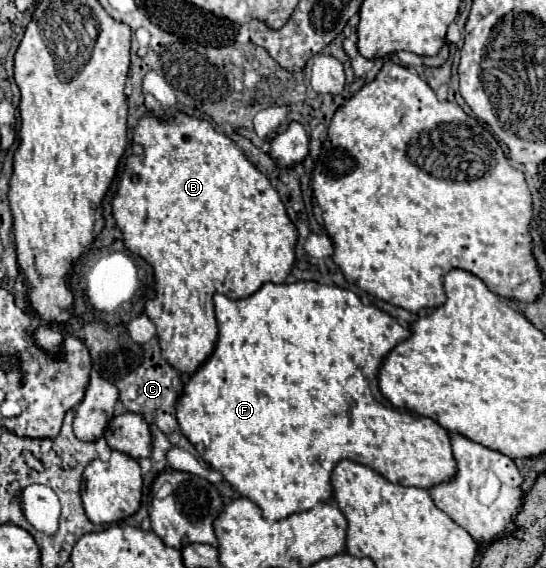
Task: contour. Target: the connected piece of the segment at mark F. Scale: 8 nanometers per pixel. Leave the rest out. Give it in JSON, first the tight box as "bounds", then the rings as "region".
{"bounds":[177,282,457,522],"region":[[[267,282],[263,284],[255,294],[241,298],[241,300],[229,300],[227,296],[217,294],[215,296],[215,314],[217,314],[217,324],[219,324],[219,340],[215,346],[213,356],[191,376],[189,384],[185,384],[183,394],[177,402],[177,420],[181,426],[181,432],[191,440],[191,444],[197,448],[201,458],[211,464],[213,470],[221,472],[223,478],[245,498],[255,502],[263,510],[263,518],[269,522],[283,520],[291,514],[311,510],[317,504],[329,502],[333,498],[333,488],[331,488],[331,470],[341,462],[341,460],[353,460],[359,464],[369,466],[371,470],[379,472],[393,484],[401,486],[415,486],[415,488],[433,488],[437,482],[449,482],[453,474],[457,472],[457,462],[453,462],[453,450],[449,442],[449,432],[439,426],[431,418],[423,416],[411,416],[407,412],[399,412],[393,408],[385,396],[379,390],[379,368],[385,360],[385,356],[409,338],[409,330],[393,318],[387,312],[379,310],[377,306],[369,304],[365,306],[351,290],[339,288],[339,286],[323,286],[317,282],[295,282],[295,284],[273,284]]]}

